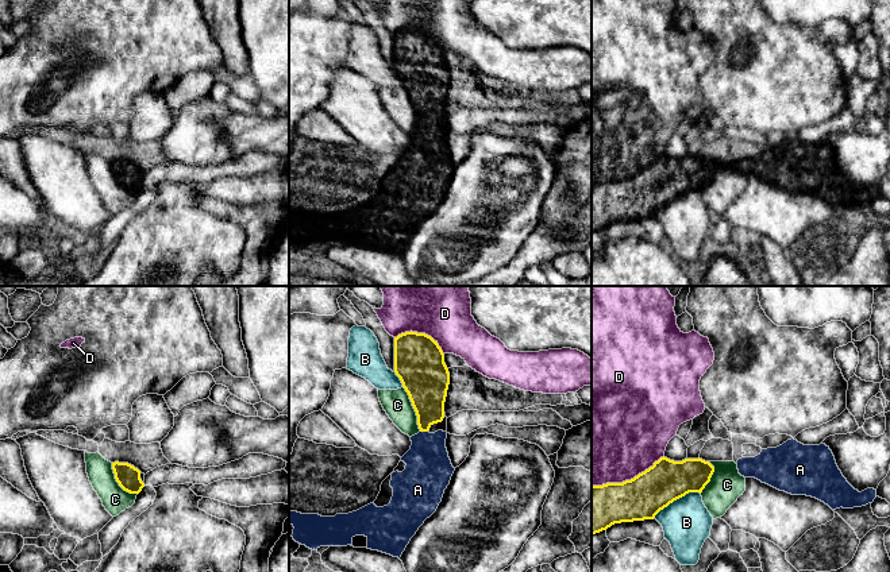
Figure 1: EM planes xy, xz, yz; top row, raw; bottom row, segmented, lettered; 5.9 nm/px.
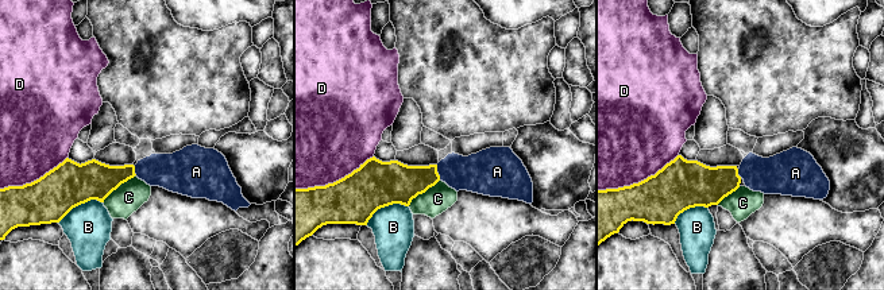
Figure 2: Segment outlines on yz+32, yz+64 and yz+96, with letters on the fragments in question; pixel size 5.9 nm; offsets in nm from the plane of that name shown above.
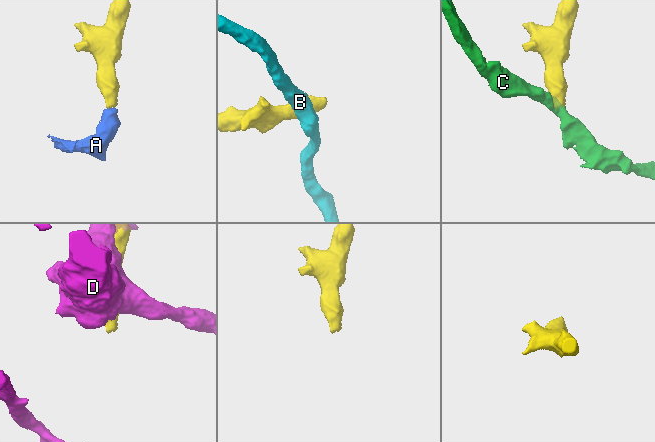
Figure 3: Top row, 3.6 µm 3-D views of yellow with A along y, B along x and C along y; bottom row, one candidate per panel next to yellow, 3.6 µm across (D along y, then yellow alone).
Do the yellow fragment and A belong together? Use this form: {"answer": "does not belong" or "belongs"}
{"answer": "belongs"}

